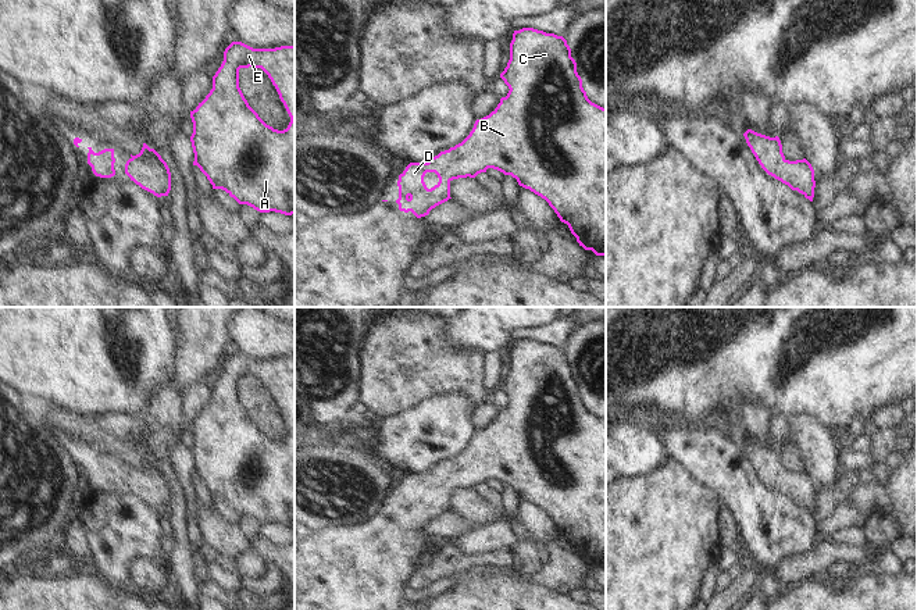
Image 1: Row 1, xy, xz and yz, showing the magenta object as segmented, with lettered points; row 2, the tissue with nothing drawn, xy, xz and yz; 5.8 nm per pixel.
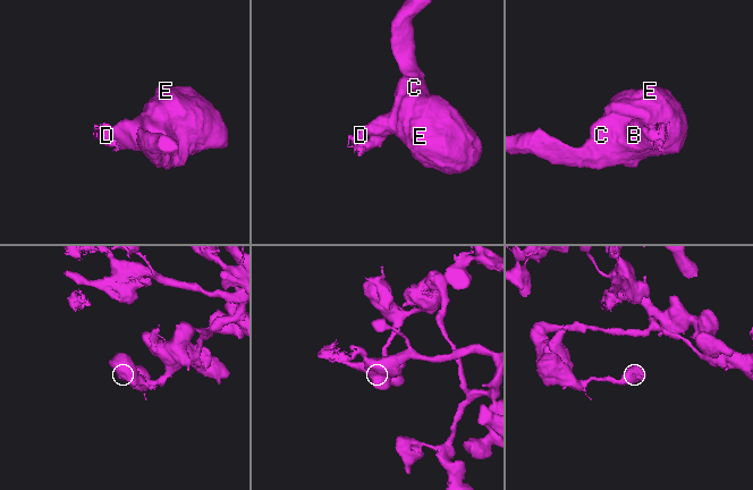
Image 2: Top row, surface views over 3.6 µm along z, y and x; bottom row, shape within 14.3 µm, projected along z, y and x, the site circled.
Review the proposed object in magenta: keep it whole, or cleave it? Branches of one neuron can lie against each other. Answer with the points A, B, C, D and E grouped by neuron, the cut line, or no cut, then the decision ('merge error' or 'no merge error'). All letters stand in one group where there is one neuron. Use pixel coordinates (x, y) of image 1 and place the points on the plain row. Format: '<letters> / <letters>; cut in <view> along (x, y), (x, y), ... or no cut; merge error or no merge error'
A B C D E; no cut; no merge error

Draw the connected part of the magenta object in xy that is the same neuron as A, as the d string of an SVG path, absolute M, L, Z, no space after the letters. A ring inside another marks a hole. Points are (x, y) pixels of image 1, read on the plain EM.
M232 353L224 363L224 372L213 388L213 400L190 422L190 447L195 472L213 500L222 500L239 516L260 524L295 525L295 357L253 360ZM240 379L261 379L275 397L290 434L278 442L267 436L249 417L239 399Z

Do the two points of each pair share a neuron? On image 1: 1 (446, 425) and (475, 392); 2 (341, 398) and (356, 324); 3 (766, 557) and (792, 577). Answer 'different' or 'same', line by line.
1: different
2: same
3: different

